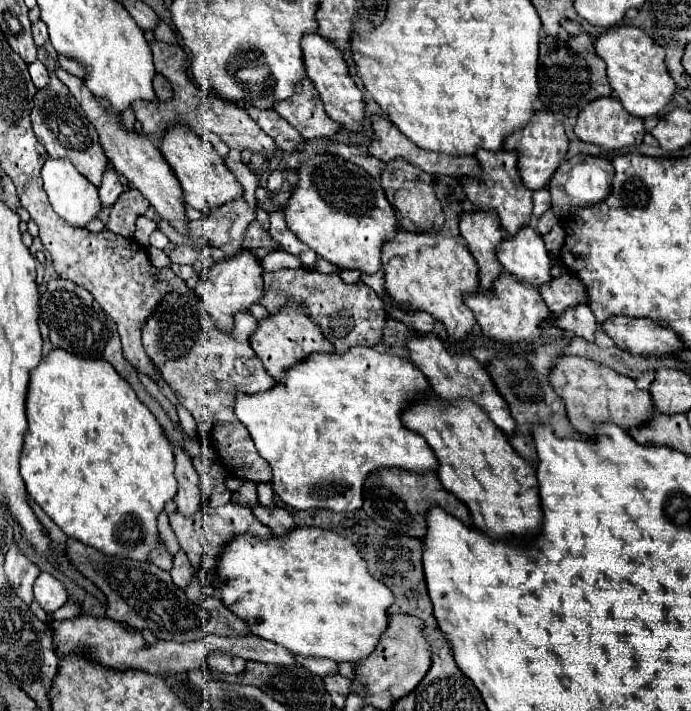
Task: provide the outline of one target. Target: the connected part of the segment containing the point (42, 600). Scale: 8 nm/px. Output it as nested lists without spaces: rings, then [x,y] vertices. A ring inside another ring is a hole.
[[[41,572],[35,580],[35,600],[43,606],[47,614],[53,614],[57,608],[61,608],[67,602],[65,586],[53,578],[47,572]]]

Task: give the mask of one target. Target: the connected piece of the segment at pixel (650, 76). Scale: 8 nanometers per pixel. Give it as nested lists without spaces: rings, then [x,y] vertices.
[[[613,26],[613,30],[599,34],[593,46],[597,56],[607,64],[607,80],[613,94],[621,100],[629,114],[639,118],[657,116],[673,98],[675,84],[665,68],[665,50],[657,46],[645,30],[635,26]]]

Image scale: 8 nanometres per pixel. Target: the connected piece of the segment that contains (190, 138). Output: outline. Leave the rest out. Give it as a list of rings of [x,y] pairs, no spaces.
[[[185,124],[169,126],[161,138],[159,150],[181,184],[183,200],[187,204],[191,204],[193,208],[197,208],[201,212],[209,212],[243,194],[241,184],[231,174],[231,170],[225,166],[223,158],[215,152],[215,148],[209,142],[201,140],[201,136],[197,136],[189,126],[185,126]]]

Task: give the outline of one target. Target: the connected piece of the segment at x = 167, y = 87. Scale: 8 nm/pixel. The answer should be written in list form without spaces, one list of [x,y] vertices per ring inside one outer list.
[[[155,72],[153,90],[155,90],[155,96],[157,96],[159,100],[169,100],[169,98],[171,98],[171,84],[169,84],[169,80],[167,80],[163,74],[159,74],[159,72]]]

